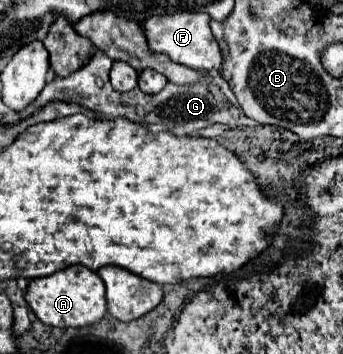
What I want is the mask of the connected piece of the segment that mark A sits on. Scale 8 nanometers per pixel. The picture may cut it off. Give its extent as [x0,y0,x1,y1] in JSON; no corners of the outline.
[25,266,107,328]

